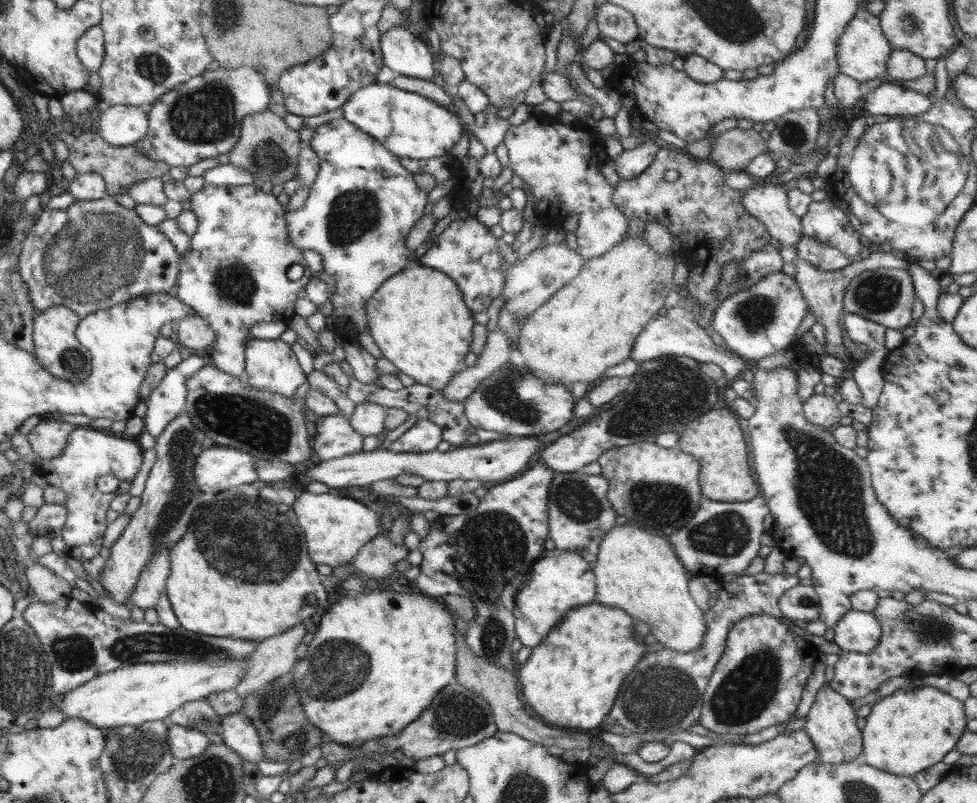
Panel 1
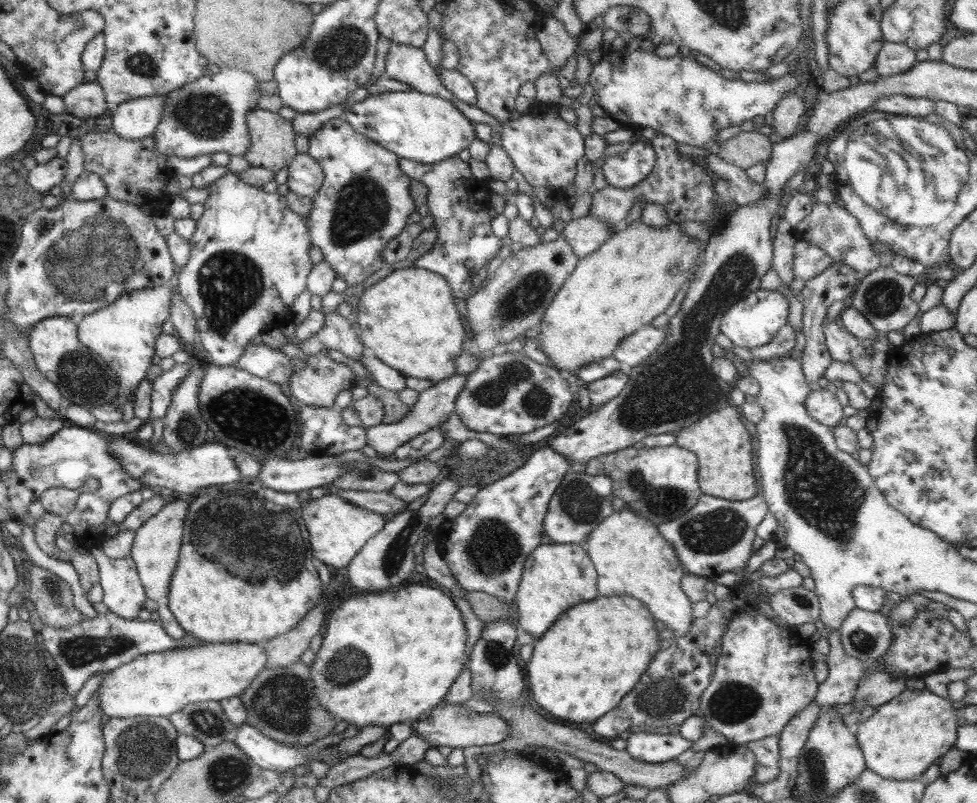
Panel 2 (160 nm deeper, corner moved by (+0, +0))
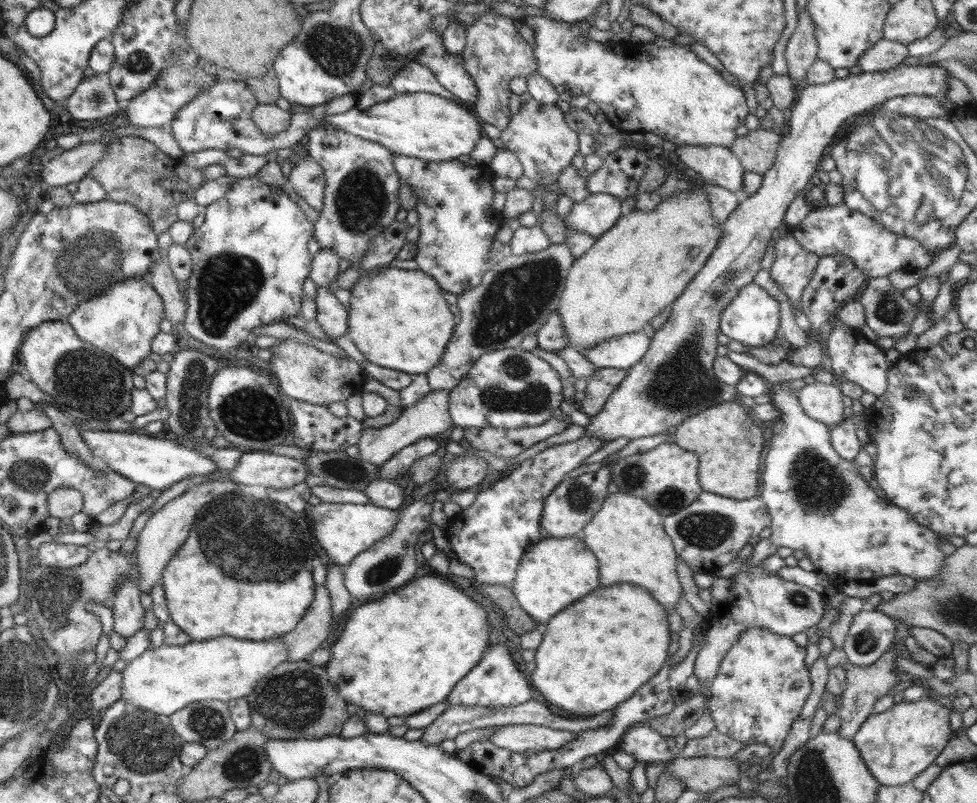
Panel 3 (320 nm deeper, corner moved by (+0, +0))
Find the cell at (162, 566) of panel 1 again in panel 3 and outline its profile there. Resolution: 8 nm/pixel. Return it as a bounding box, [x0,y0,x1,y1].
[135,480,238,595]

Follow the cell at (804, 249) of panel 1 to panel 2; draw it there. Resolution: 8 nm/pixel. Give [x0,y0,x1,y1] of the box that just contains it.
[792,240,835,281]

